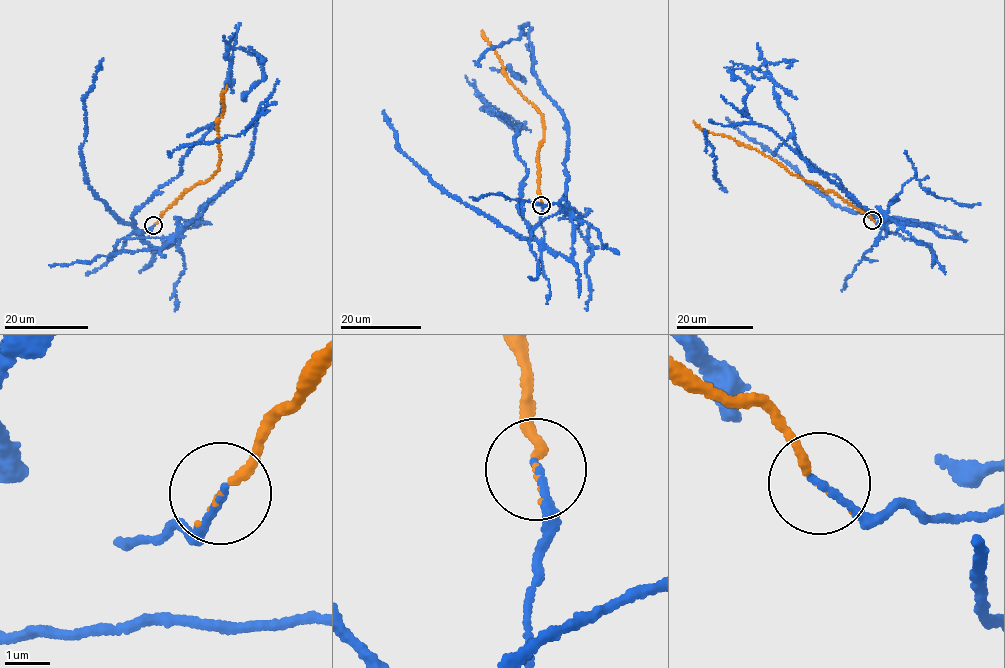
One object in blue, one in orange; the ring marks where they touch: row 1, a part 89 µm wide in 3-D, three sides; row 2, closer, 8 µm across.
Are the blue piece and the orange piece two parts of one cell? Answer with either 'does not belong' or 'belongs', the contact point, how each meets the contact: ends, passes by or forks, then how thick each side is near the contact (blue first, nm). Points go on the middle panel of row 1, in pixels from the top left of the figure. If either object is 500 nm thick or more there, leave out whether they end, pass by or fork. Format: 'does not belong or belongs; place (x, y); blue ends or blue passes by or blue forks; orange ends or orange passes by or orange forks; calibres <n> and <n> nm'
does not belong; place (541, 205); blue ends; orange ends; calibres 160 and 150 nm

